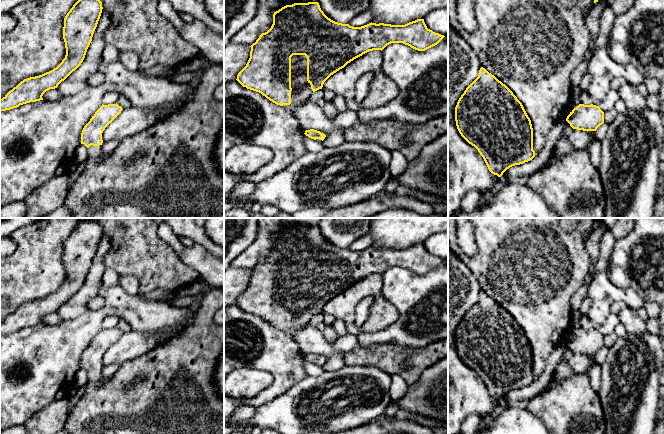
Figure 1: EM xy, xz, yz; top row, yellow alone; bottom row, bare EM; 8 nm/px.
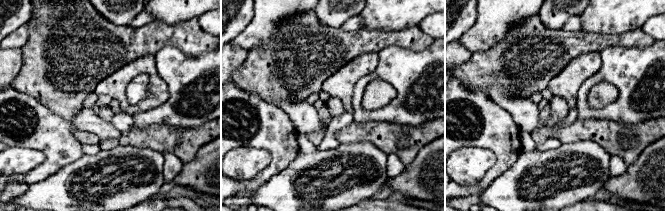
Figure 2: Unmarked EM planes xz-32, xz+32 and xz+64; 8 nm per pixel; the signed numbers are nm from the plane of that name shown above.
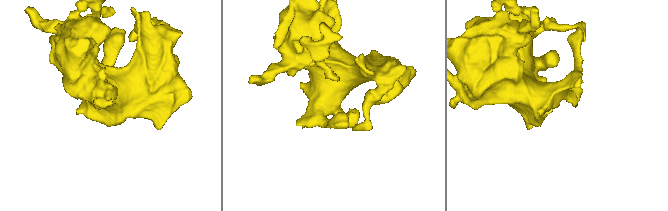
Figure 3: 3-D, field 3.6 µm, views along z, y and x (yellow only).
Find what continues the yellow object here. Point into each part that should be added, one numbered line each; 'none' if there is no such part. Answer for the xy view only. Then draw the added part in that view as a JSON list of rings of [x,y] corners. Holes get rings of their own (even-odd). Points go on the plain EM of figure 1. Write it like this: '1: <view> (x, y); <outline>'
1: xy (171, 389); [[[212,287],[200,302],[195,321],[190,327],[186,328],[178,336],[167,340],[161,345],[157,345],[151,351],[125,362],[114,376],[105,383],[99,383],[102,377],[102,369],[89,370],[85,393],[75,407],[71,411],[68,409],[68,398],[54,401],[34,414],[24,424],[27,434],[56,434],[62,430],[66,430],[69,434],[224,434],[224,399],[220,396],[215,383],[216,366],[221,353],[224,351],[224,326],[219,326],[214,322],[215,312],[223,306],[224,291],[221,288]]]

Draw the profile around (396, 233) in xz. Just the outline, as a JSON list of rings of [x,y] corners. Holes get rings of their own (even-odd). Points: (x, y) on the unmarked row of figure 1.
[[[377,218],[370,220],[368,235],[372,237],[372,247],[405,249],[427,238],[448,230],[448,218]]]

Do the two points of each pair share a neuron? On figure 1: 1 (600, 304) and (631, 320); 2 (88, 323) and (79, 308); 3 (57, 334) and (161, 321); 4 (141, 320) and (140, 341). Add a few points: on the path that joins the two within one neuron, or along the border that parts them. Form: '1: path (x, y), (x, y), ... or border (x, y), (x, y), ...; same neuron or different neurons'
1: border (627, 305), (635, 310); different neurons
2: border (89, 310), (73, 318), (63, 320); different neurons
3: path (83, 329), (105, 311), (135, 311); same neuron
4: border (132, 329), (146, 334), (160, 334), (164, 331); different neurons

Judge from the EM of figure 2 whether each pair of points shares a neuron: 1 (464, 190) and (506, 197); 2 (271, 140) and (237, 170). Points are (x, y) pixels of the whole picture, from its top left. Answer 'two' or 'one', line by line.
1: two
2: two

